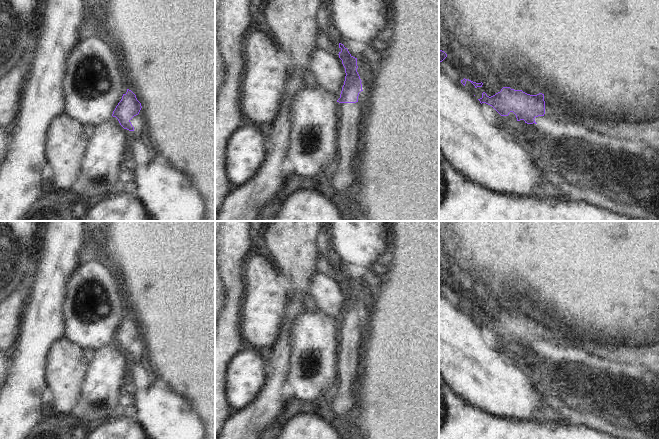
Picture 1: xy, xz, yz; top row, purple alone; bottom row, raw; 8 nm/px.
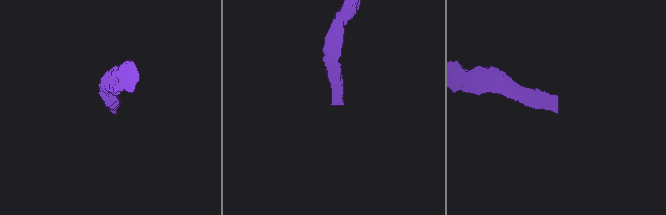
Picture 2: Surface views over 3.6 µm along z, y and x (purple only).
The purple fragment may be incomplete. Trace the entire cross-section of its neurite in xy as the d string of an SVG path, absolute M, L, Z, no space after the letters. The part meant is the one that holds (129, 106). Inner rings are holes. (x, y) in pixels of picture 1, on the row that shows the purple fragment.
M126 89L112 116L118 119L124 129L134 131L138 124L138 114L141 108L141 103L137 100L136 95Z

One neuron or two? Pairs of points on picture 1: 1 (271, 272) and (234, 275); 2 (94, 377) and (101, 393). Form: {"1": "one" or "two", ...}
{"1": "two", "2": "one"}

